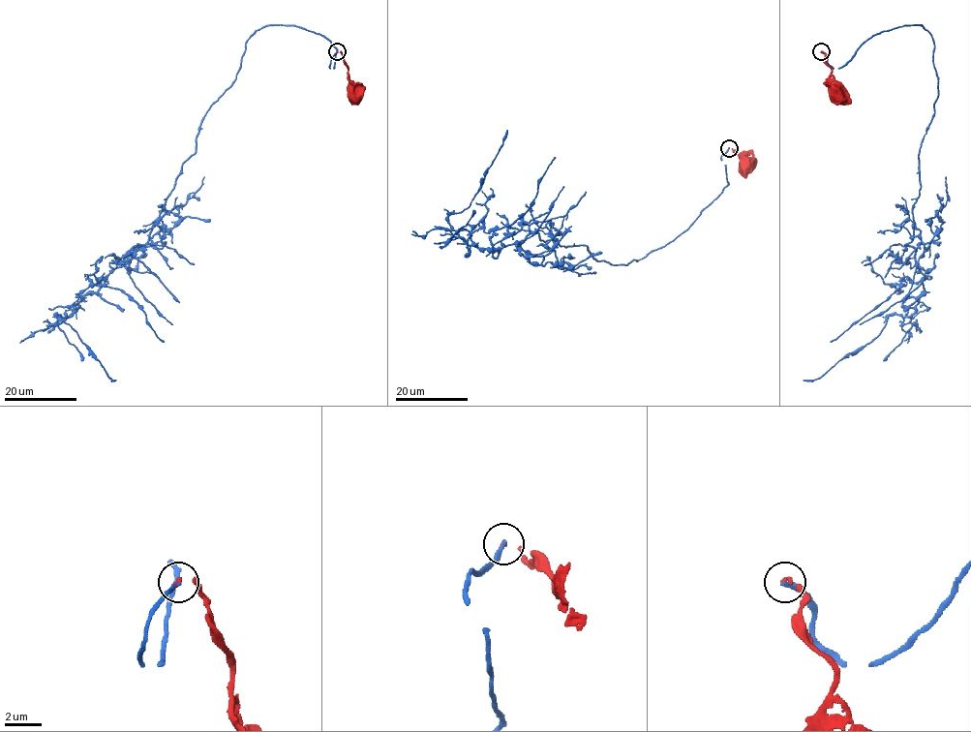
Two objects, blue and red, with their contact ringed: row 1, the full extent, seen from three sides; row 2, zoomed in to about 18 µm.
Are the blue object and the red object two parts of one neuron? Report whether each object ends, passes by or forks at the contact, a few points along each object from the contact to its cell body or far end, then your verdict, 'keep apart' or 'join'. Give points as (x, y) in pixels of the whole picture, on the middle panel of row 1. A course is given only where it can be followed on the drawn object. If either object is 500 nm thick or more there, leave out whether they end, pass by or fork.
blue ends | red ends | blue via (729, 148), (728, 184), (687, 228), (612, 265), (537, 232), (487, 251), (454, 229), (507, 130) | red via (729, 148), (740, 158), (749, 160), (748, 163) | keep apart

